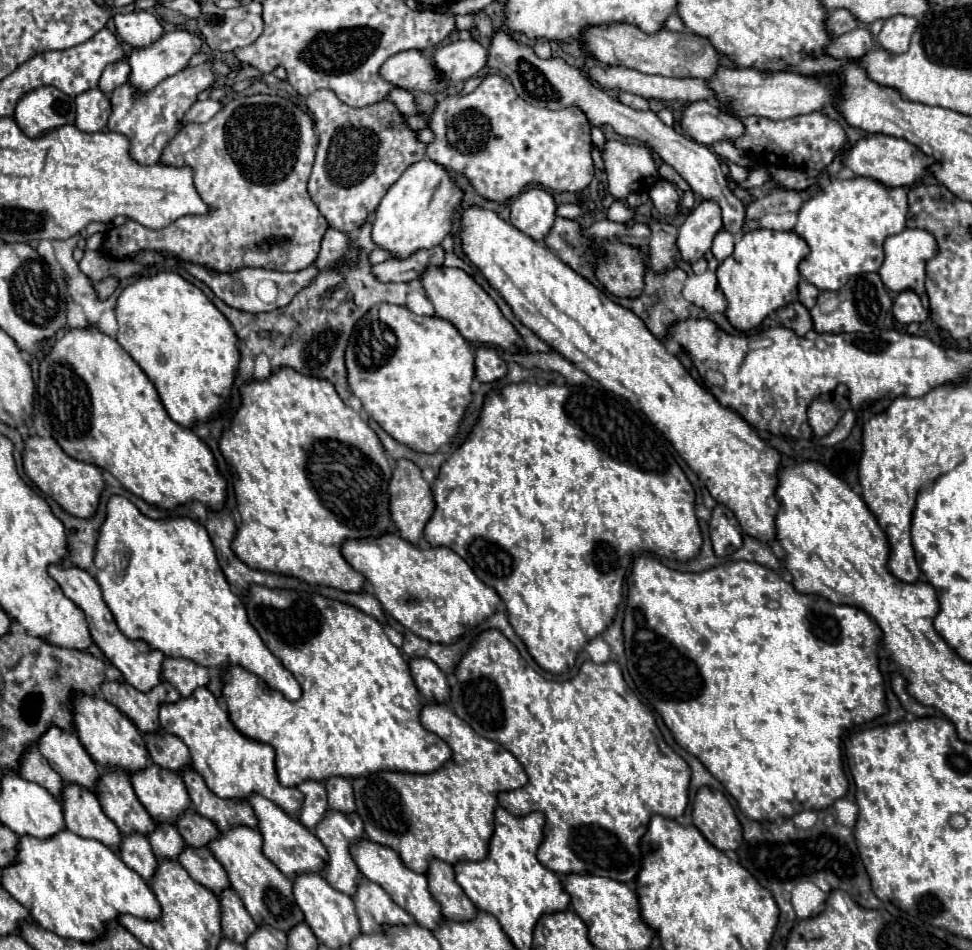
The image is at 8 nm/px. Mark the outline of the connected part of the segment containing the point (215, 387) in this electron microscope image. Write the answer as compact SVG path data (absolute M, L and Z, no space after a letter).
M159 271L151 277L137 277L117 297L115 315L119 323L117 341L143 369L155 385L169 417L183 427L193 421L205 421L227 403L227 395L239 363L237 335L225 315L207 299L207 295L175 271Z

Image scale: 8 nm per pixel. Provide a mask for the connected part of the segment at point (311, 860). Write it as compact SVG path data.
M249 795L247 801L255 811L257 829L263 835L263 855L271 863L275 863L285 875L289 875L289 879L295 879L301 873L323 869L327 851L325 851L323 843L305 825L301 825L297 819L289 817L289 813L285 813L281 807L277 807L273 801L269 801L261 795Z

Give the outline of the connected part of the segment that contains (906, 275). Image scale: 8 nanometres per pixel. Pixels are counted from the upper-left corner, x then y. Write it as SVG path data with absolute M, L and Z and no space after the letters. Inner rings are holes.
M903 229L897 235L891 235L885 239L885 261L879 269L879 275L885 283L887 289L901 293L901 291L915 291L915 293L925 293L925 263L937 253L937 243L929 231L921 229Z

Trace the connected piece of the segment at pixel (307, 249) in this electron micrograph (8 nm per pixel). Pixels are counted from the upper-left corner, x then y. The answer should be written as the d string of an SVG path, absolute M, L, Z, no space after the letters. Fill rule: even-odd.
M241 95L241 97L229 99L223 105L223 109L213 119L209 119L207 123L189 123L189 125L185 125L173 137L173 143L169 143L169 147L165 149L165 155L161 155L161 159L159 159L159 161L169 163L169 165L189 165L189 167L193 167L195 169L195 187L197 187L199 195L203 197L203 201L211 207L211 211L207 215L201 215L201 217L181 217L181 219L173 221L171 225L167 225L163 229L147 229L147 227L139 225L137 221L125 221L121 227L111 227L107 231L107 235L105 235L107 237L107 241L105 241L107 255L123 259L123 257L131 257L135 251L141 251L141 249L155 249L155 251L165 251L165 255L179 257L183 261L205 265L207 269L213 269L213 271L219 271L219 273L235 271L235 269L241 269L241 267L263 267L263 269L277 269L277 271L299 271L299 269L309 267L317 259L321 239L323 239L323 235L325 235L325 231L329 227L327 219L319 213L317 205L311 201L309 191L307 191L307 181L309 181L309 175L311 175L311 169L313 169L317 143L319 143L319 137L317 137L315 123L313 123L311 115L307 111L299 109L289 99L283 99L283 97L277 97L277 95L249 95L249 97ZM269 239L283 239L283 243L277 243L277 245L269 247L267 245Z

